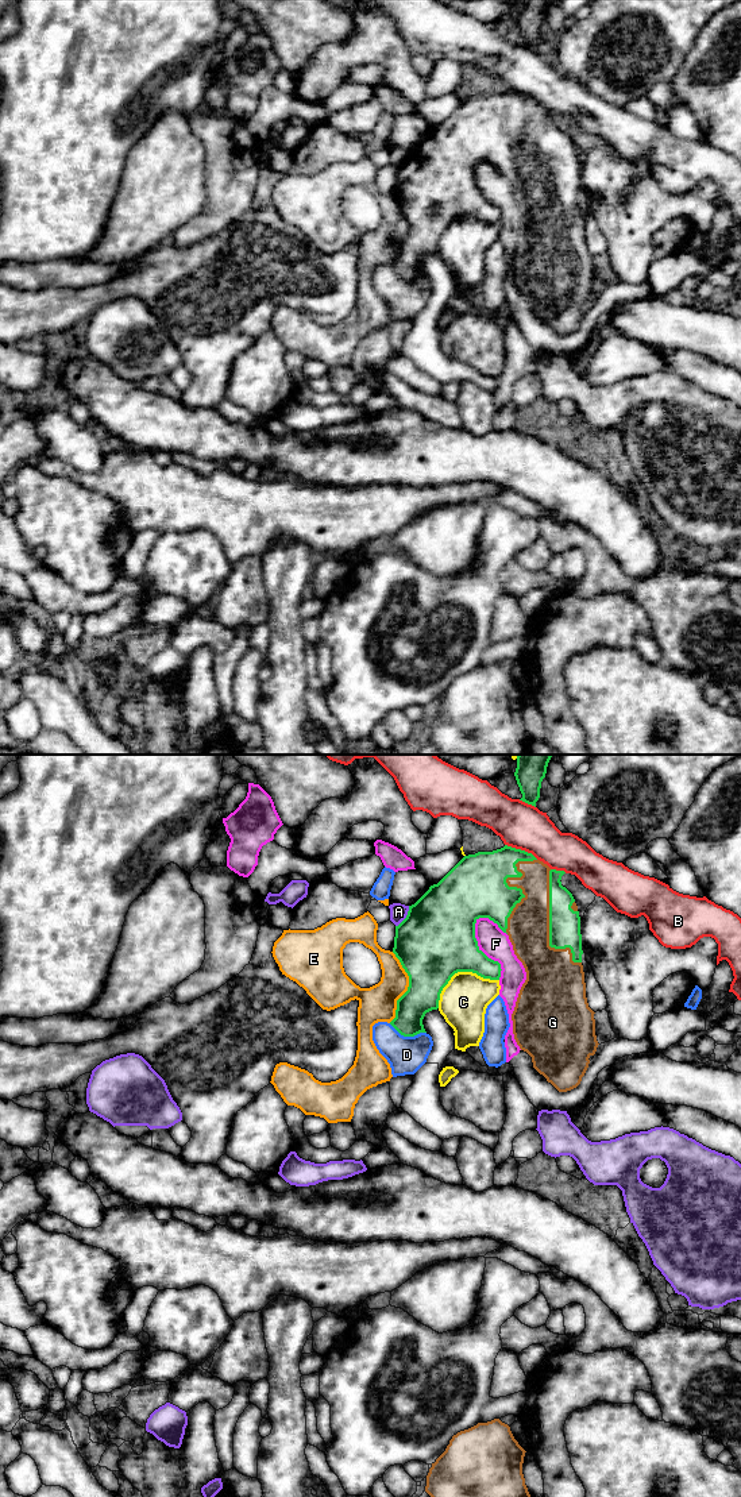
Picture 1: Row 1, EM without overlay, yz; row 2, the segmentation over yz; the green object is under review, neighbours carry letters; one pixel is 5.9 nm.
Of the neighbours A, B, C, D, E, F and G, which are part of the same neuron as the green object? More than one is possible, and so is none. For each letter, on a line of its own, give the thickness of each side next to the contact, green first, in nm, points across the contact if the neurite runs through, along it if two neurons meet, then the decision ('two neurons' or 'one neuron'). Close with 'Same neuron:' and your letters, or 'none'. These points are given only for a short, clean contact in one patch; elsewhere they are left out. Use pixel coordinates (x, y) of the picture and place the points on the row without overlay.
A: calibres 460 and 100 nm; two neurons
B: calibres 260 and 280 nm; two neurons
C: calibres 460 and 280 nm; two neurons
D: calibres 190 and 220 nm; two neurons
E: calibres 380 and 220 nm; two neurons
F: calibres 420 and 170 nm; two neurons
G: calibres 190 and 260 nm; one neuron
Same neuron: G

